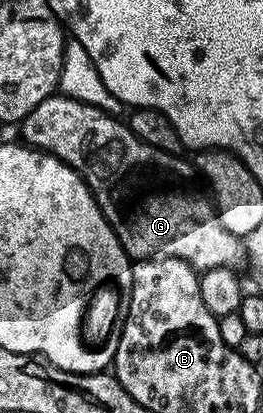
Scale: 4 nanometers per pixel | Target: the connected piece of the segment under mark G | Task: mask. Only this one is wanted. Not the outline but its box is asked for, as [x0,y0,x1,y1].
[21,93,244,273]

